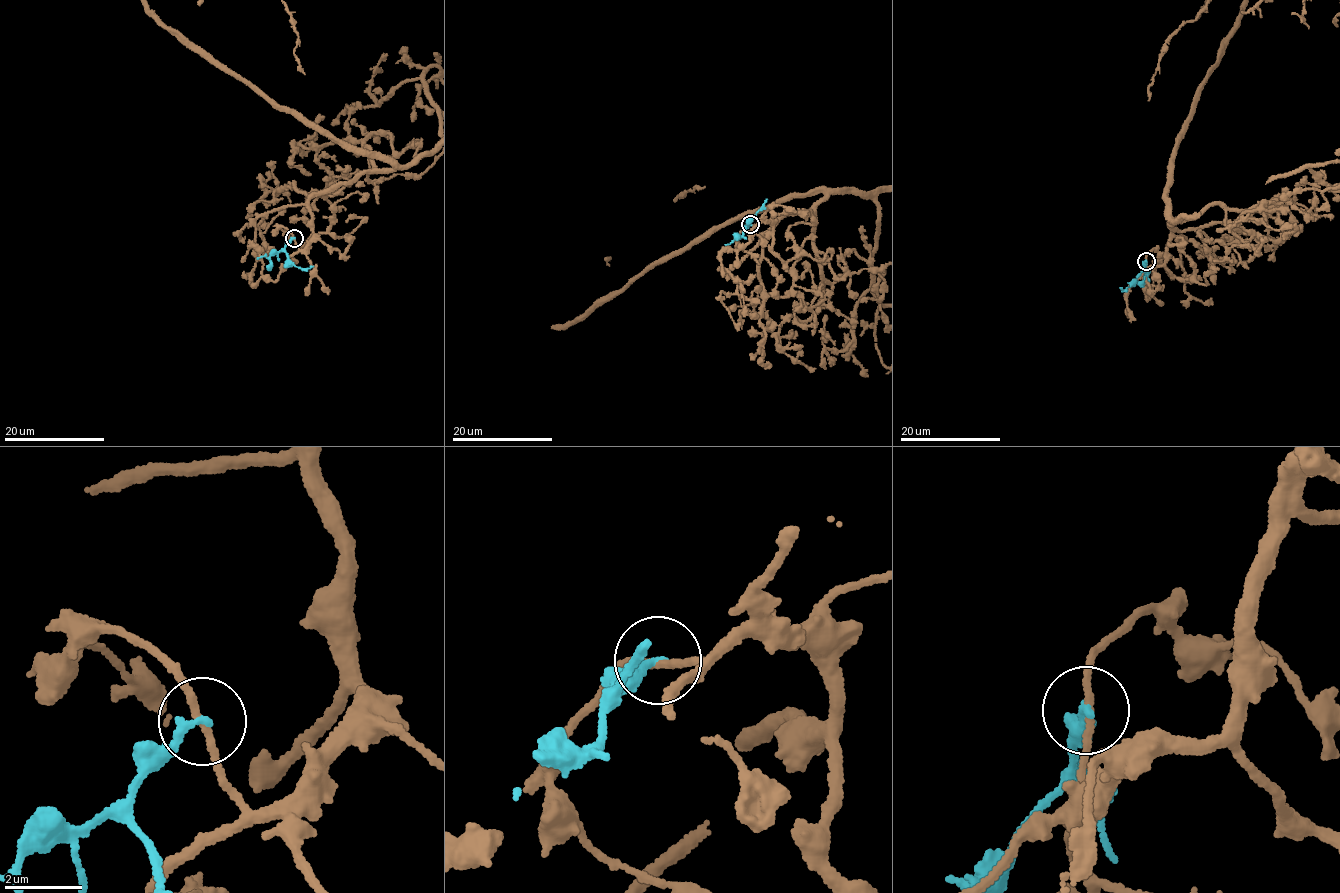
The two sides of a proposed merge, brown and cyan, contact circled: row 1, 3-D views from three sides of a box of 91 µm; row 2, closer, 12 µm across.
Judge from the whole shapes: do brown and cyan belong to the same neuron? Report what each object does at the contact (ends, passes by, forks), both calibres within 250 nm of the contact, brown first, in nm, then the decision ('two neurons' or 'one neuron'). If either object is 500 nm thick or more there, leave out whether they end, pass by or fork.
brown passes by; cyan ends there; 170 nm thick on the brown side, 240 nm on the other; two neurons

